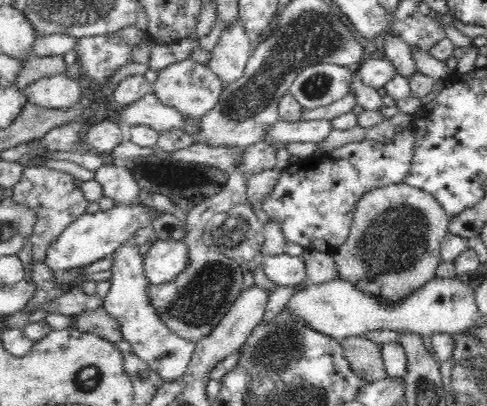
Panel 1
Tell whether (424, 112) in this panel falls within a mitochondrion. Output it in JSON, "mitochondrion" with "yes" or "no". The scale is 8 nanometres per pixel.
{"mitochondrion":"no"}

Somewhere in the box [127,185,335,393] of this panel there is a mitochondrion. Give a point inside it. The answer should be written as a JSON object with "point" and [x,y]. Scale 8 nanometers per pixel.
{"point":[198,303]}

